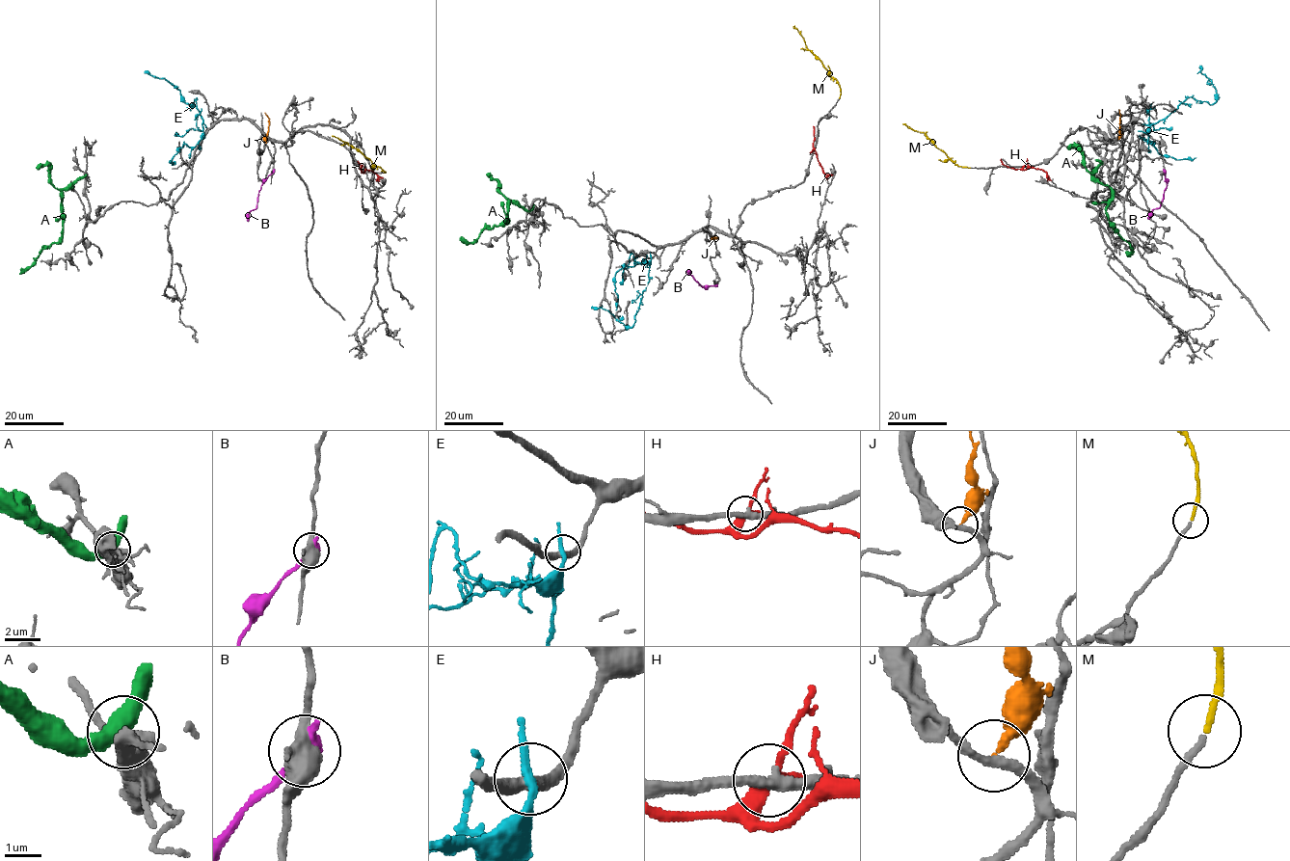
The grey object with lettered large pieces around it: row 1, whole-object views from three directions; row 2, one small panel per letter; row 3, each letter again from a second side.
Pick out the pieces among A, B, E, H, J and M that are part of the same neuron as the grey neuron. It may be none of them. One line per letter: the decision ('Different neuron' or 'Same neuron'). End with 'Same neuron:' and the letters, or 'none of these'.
A: Different neuron
B: Different neuron
E: Different neuron
H: Different neuron
J: Different neuron
M: Same neuron
Same neuron: M

